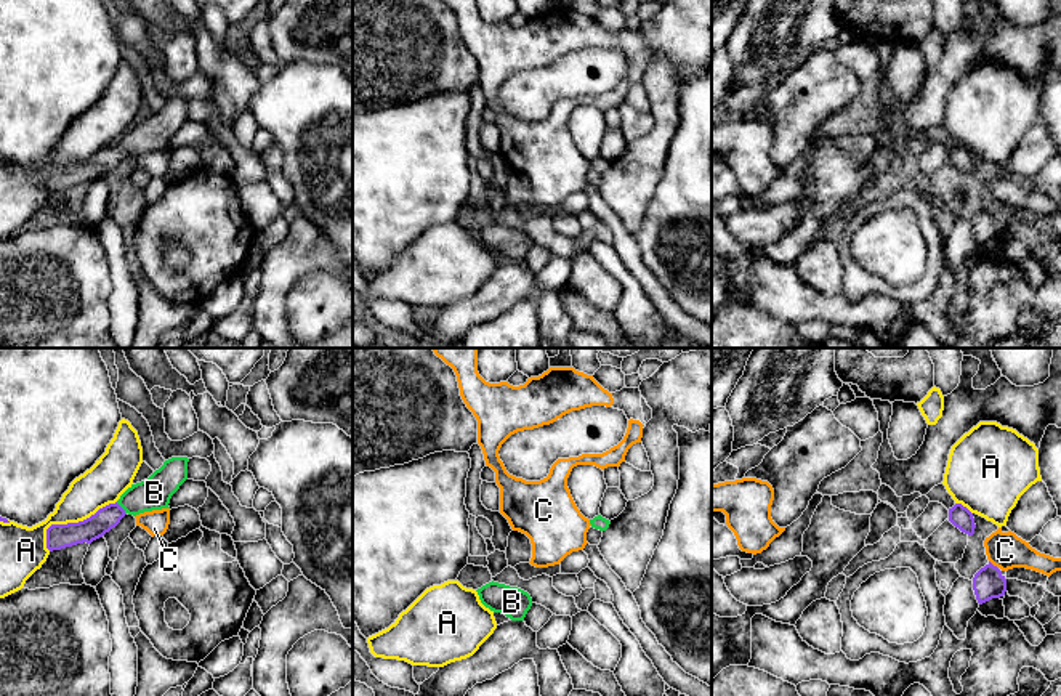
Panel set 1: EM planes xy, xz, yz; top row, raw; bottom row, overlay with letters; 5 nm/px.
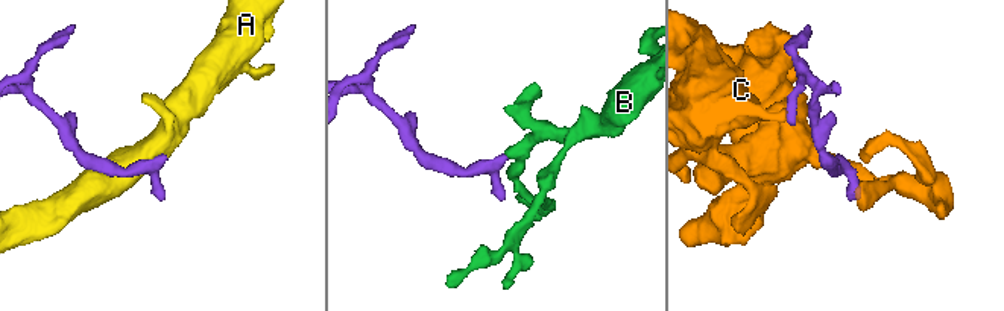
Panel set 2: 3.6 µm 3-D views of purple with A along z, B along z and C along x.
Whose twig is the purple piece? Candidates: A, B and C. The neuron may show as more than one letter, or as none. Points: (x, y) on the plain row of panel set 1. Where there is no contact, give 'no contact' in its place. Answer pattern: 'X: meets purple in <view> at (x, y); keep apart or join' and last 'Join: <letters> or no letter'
A: meets purple in xy at (72, 164); keep apart
B: meets purple in xy at (122, 149); join
C: meets purple in yz at (992, 206); keep apart
Join: B

